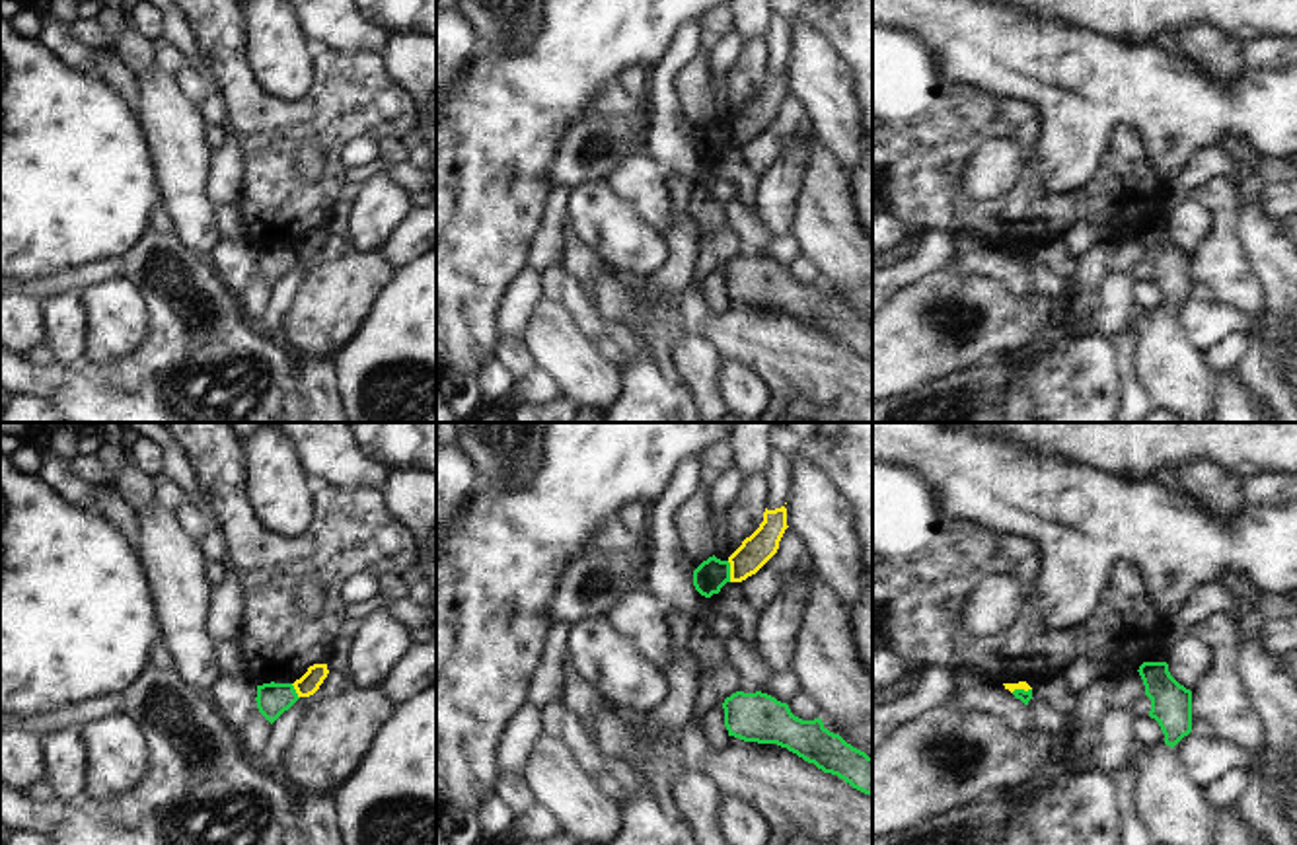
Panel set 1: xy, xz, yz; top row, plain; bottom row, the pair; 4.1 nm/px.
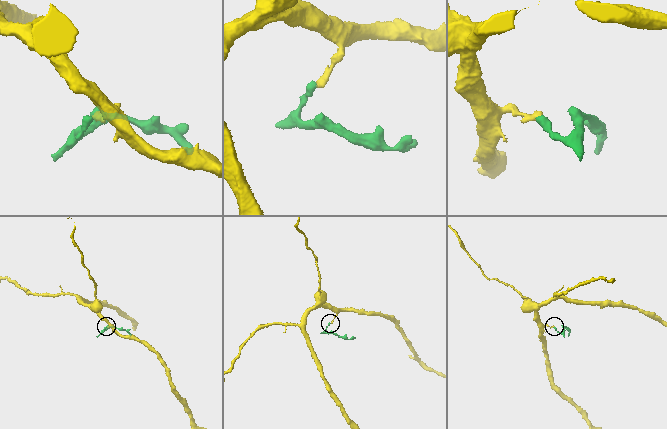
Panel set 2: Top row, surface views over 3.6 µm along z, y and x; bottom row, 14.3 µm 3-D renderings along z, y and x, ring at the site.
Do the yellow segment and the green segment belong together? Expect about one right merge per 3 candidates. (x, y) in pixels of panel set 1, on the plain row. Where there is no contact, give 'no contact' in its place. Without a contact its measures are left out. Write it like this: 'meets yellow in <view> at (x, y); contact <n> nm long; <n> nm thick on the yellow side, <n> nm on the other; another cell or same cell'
meets yellow in xz at (731, 135); contact 90 nm long; 130 nm thick on the yellow side, 140 nm on the other; another cell

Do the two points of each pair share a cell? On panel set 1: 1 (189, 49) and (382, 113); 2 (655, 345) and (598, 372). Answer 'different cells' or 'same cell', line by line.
1: different cells
2: different cells

